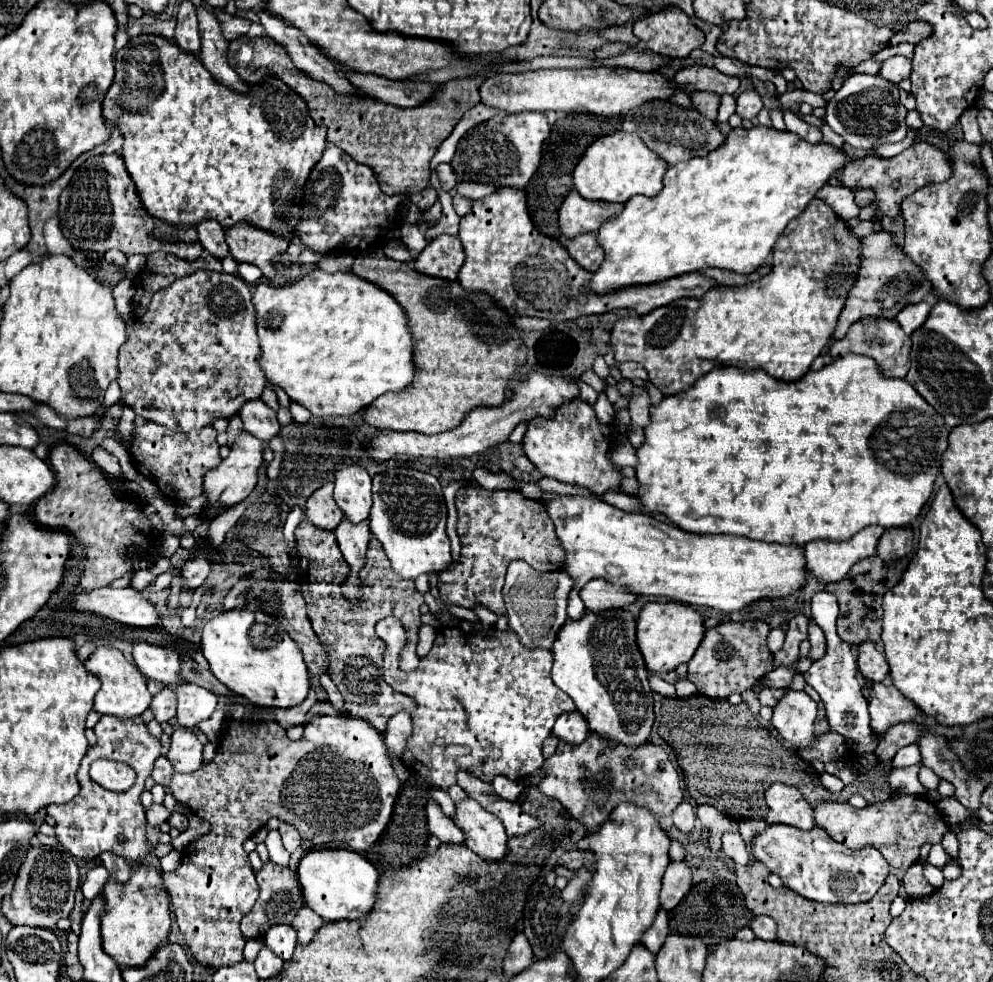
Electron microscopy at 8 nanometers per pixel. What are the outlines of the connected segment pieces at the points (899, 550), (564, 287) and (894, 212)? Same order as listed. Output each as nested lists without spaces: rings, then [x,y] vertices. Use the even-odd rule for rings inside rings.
[[[890,528],[880,538],[876,554],[882,556],[882,560],[896,560],[908,556],[912,552],[912,546],[914,540],[910,528]]]
[[[500,188],[492,196],[474,200],[472,214],[460,220],[458,238],[466,252],[466,262],[458,272],[460,286],[466,288],[466,292],[486,292],[498,308],[512,316],[562,322],[588,314],[604,314],[614,308],[634,308],[638,314],[648,314],[680,298],[702,298],[706,290],[718,286],[716,280],[702,272],[692,272],[690,276],[666,280],[666,284],[650,284],[650,288],[626,288],[606,296],[582,294],[580,288],[590,280],[590,272],[582,272],[582,268],[566,256],[560,242],[538,234],[526,208],[526,196],[516,188]]]
[[[914,142],[908,150],[904,150],[902,154],[894,156],[894,158],[870,158],[872,154],[864,156],[864,158],[854,158],[850,160],[850,164],[846,164],[838,174],[838,182],[840,186],[854,190],[862,190],[862,188],[872,188],[874,190],[874,204],[882,210],[884,216],[896,220],[900,216],[900,204],[902,200],[916,192],[918,188],[926,186],[926,184],[934,184],[934,182],[944,182],[950,178],[952,174],[952,166],[950,160],[944,156],[942,150],[938,150],[936,146],[928,144],[928,142]],[[894,182],[900,182],[898,188],[894,188]]]

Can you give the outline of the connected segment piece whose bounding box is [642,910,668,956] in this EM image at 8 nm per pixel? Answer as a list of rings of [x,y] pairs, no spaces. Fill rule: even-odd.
[[[660,910],[654,924],[650,926],[650,930],[642,936],[642,944],[656,956],[656,952],[662,948],[666,936],[668,936],[668,912]]]

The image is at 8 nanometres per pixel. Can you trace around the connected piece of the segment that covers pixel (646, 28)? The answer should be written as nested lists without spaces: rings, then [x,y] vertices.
[[[678,8],[662,10],[636,20],[634,36],[644,42],[648,50],[670,58],[686,58],[704,42],[704,34]]]

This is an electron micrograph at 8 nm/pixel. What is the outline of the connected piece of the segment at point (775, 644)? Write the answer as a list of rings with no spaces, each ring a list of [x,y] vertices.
[[[778,626],[778,628],[774,628],[772,632],[770,632],[770,636],[768,636],[768,648],[774,652],[774,650],[782,650],[782,644],[784,644],[784,632],[782,632],[782,628]]]

